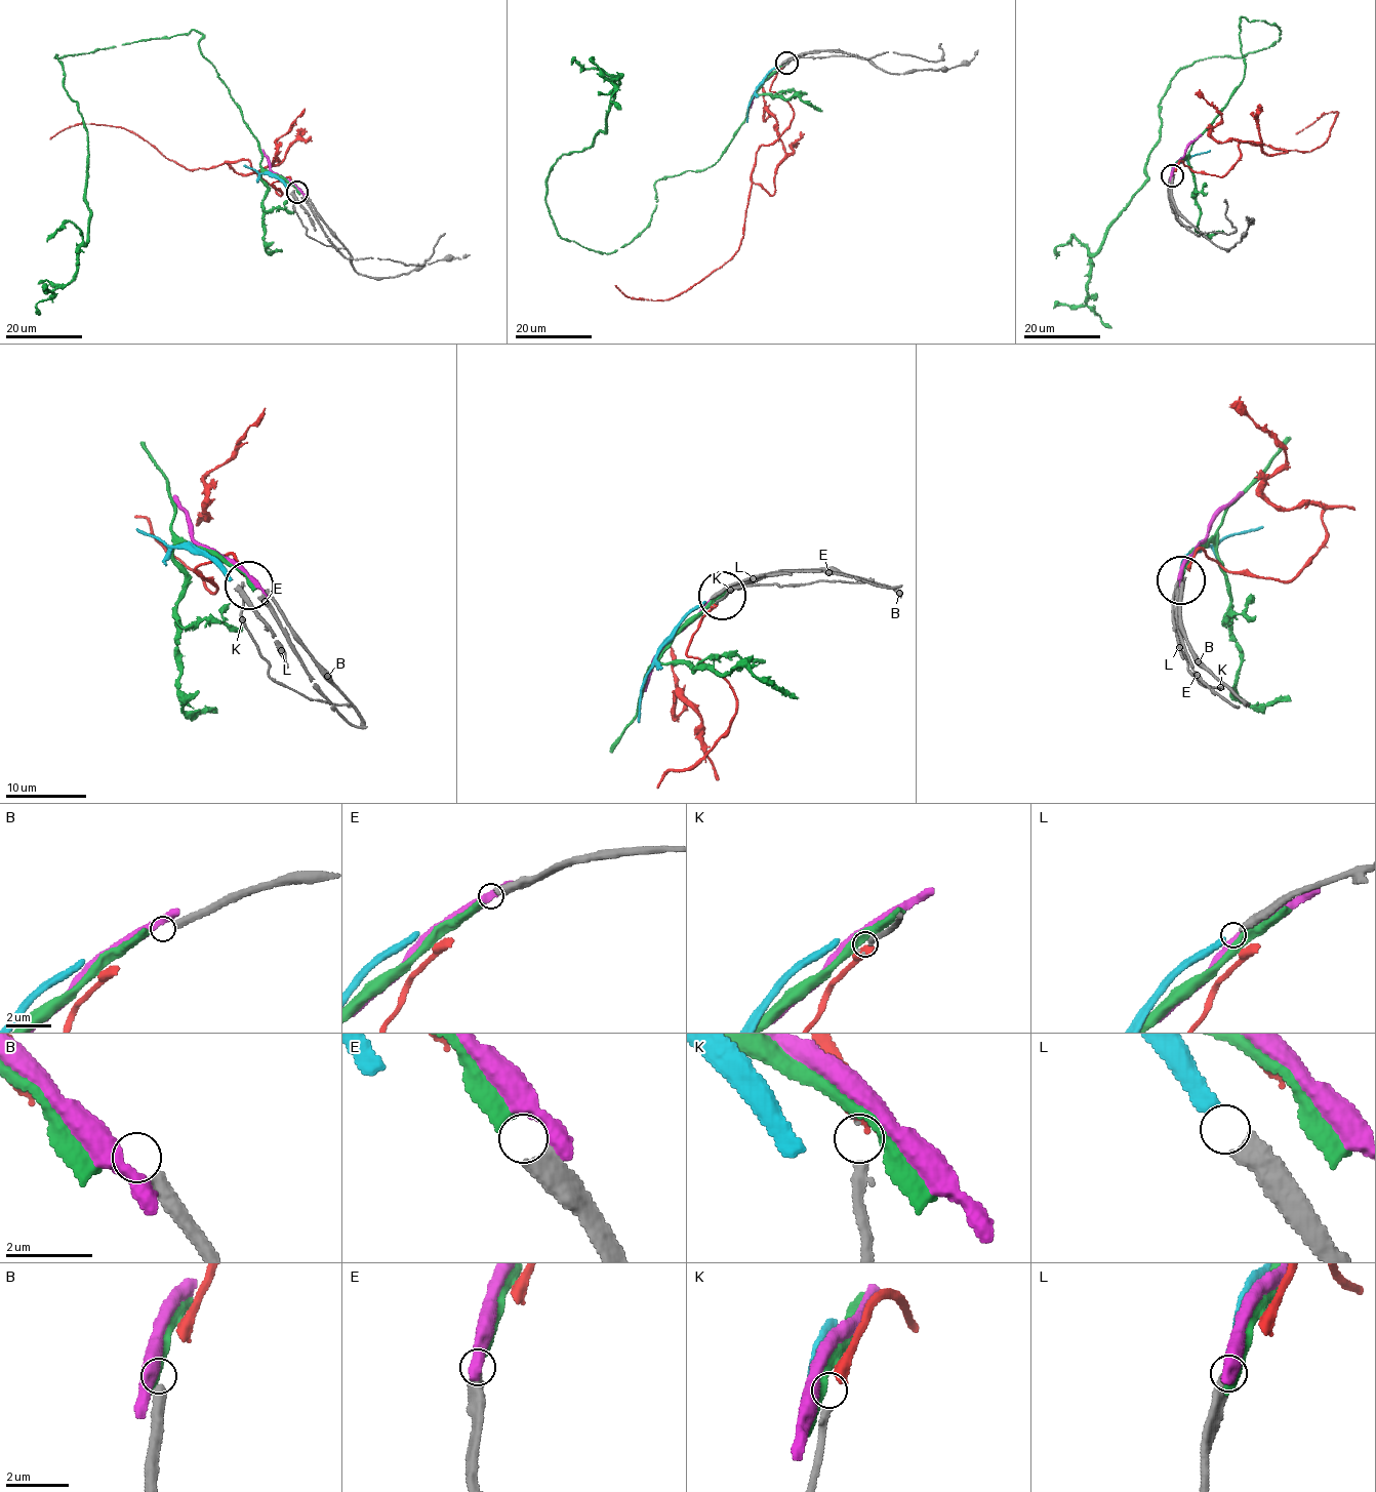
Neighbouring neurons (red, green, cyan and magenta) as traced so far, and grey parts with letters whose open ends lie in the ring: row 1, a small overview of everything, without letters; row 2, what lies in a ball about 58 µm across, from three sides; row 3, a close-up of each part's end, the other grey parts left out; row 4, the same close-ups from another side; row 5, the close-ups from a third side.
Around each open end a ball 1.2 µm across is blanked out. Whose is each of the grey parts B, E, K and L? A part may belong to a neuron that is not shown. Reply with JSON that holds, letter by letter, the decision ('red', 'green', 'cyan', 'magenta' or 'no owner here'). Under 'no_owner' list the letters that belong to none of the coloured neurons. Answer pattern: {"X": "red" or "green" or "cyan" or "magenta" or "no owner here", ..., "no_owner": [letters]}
{"B": "no owner here", "E": "green", "K": "red", "L": "cyan", "no_owner": ["B"]}

